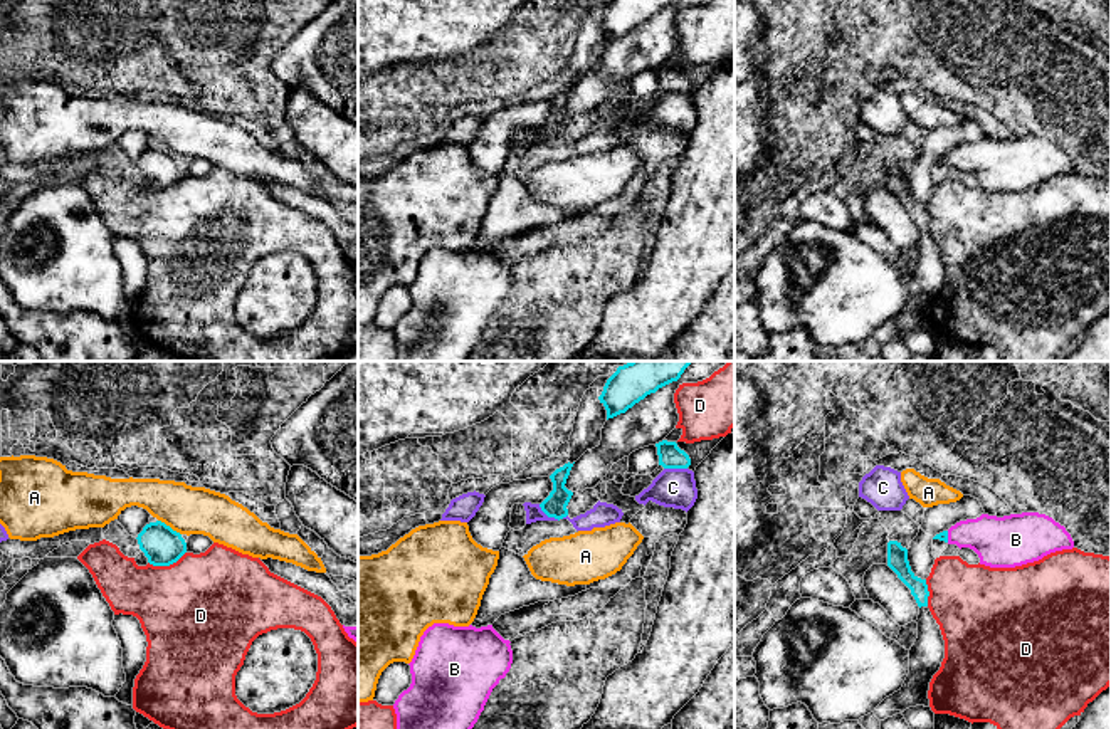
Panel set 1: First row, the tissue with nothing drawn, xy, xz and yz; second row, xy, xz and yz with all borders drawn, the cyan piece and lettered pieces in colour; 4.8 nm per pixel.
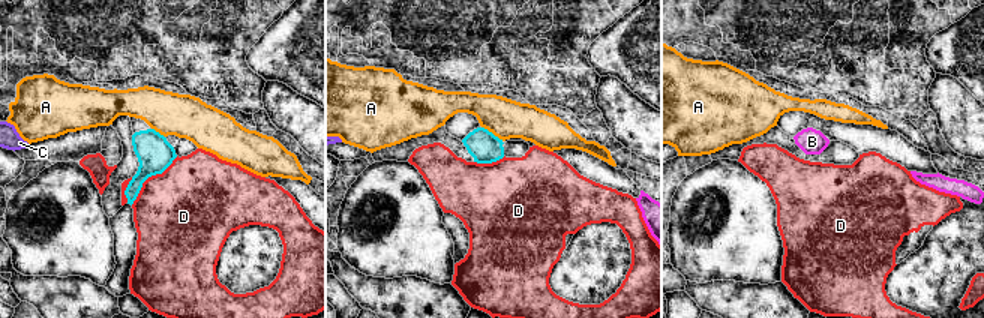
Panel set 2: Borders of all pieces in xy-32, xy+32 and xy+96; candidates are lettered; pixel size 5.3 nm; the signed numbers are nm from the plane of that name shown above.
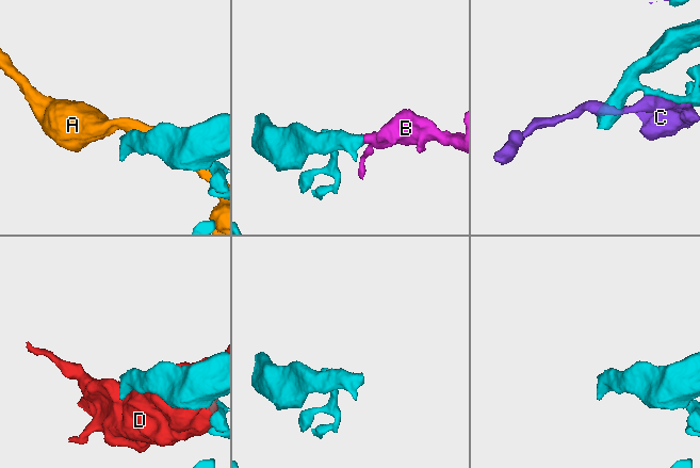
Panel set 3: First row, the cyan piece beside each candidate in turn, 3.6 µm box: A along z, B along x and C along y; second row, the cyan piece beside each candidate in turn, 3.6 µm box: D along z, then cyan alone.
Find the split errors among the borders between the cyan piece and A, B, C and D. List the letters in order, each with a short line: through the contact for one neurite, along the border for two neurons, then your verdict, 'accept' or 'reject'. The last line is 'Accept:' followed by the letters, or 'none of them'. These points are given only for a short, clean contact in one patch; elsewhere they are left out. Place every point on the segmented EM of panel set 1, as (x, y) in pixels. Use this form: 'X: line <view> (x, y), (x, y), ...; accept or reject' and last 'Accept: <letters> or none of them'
A: reject
B: line yz (943, 536), (947, 536), (990, 536), (999, 541); accept
C: reject
D: reject
Accept: B

